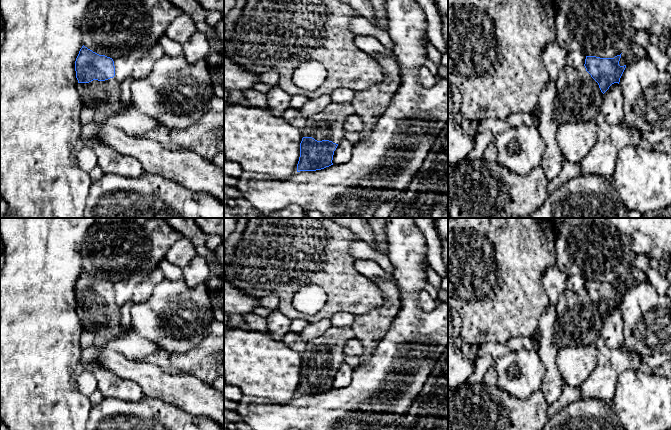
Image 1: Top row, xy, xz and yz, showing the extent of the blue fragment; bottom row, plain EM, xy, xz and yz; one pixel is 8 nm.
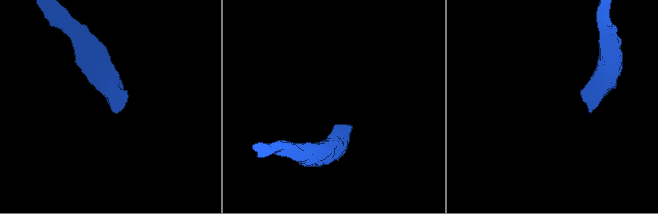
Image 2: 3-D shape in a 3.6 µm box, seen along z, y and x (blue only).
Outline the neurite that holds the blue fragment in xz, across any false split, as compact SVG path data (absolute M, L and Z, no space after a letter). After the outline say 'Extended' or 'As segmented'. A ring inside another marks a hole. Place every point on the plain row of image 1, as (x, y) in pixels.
M331 326L321 336L309 341L302 356L297 396L316 395L333 389L333 379L344 362L344 346L354 338L351 327Z. Extended

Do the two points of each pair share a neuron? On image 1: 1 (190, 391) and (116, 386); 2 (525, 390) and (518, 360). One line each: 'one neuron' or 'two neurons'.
1: two neurons
2: one neuron

